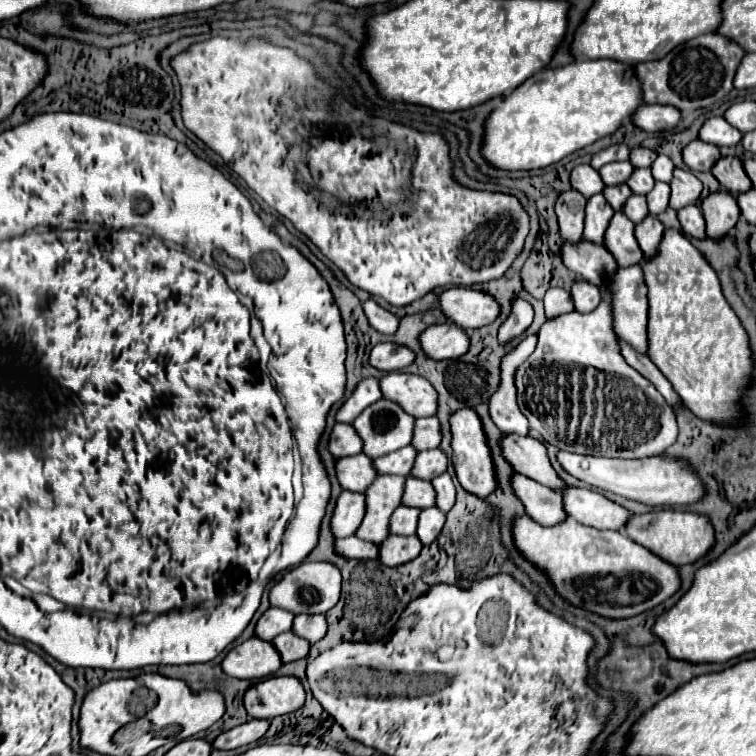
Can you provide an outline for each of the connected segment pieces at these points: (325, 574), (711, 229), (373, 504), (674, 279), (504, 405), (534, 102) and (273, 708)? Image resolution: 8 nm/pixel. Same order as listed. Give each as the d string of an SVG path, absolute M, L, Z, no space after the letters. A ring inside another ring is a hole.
M309 562L289 570L269 592L271 606L283 608L291 614L325 614L337 604L341 596L341 572L329 562Z
M723 190L711 192L701 202L701 210L703 210L705 222L707 222L709 238L721 238L721 234L727 234L741 216L735 196L729 192L723 192Z
M377 476L365 490L365 518L355 532L359 540L381 544L389 536L389 518L401 504L405 476Z
M665 228L659 252L645 258L643 278L649 298L649 360L663 372L695 416L715 424L739 426L743 412L737 400L747 392L753 362L747 334L723 298L717 274L679 230Z
M527 336L511 352L503 356L499 390L489 398L489 416L501 432L515 432L525 436L529 430L527 418L521 414L517 406L515 398L517 390L513 384L513 376L519 362L523 362L523 358L527 358L527 354L531 354L533 350L535 350L535 336Z
M575 60L575 62L571 62L571 64L567 64L567 66L561 66L561 68L547 68L547 70L539 72L539 74L533 74L531 78L527 78L527 82L523 82L523 86L517 86L511 94L507 94L503 100L497 102L497 106L495 106L493 112L485 118L485 124L483 124L485 134L483 134L483 144L481 144L481 156L483 156L483 160L485 160L489 166L493 166L493 168L497 168L497 170L511 170L511 172L513 172L513 170L545 168L545 166L549 166L549 164L555 164L555 162L563 160L567 154L573 154L575 150L585 148L585 146L593 144L595 140L613 134L613 132L621 126L621 122L629 120L629 116L635 112L635 108L637 108L639 104L643 104L643 100L641 100L639 82L637 82L637 78L635 78L635 70L633 70L631 66L621 64L621 62L611 62L611 60Z
M295 676L261 680L253 684L243 696L247 714L251 718L265 718L265 720L291 714L299 710L303 702L305 702L305 690Z

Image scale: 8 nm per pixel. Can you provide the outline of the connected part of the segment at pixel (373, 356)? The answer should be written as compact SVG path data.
M393 342L377 344L369 354L371 366L377 370L383 370L383 372L401 370L401 368L409 366L413 362L413 358L415 358L415 354L409 348L393 344Z

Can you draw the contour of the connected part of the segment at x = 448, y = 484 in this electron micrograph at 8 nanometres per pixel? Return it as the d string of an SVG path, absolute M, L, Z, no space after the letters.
M445 472L431 480L431 484L435 486L435 506L439 506L439 510L443 512L449 512L455 504L455 486L451 476Z

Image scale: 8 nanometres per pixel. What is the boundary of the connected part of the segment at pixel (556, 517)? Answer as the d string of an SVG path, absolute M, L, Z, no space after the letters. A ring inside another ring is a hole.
M517 472L511 476L511 488L513 494L523 502L525 512L535 522L543 526L555 526L557 522L567 518L559 492Z

